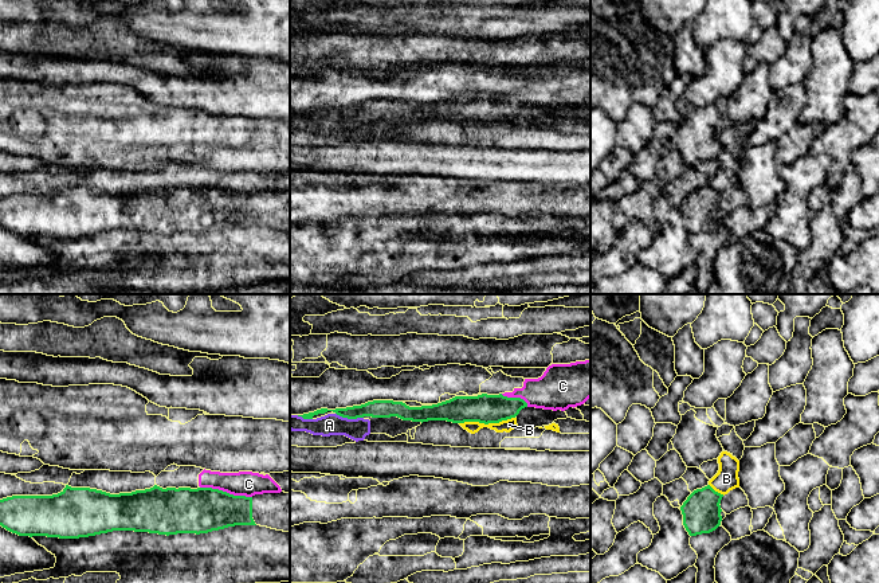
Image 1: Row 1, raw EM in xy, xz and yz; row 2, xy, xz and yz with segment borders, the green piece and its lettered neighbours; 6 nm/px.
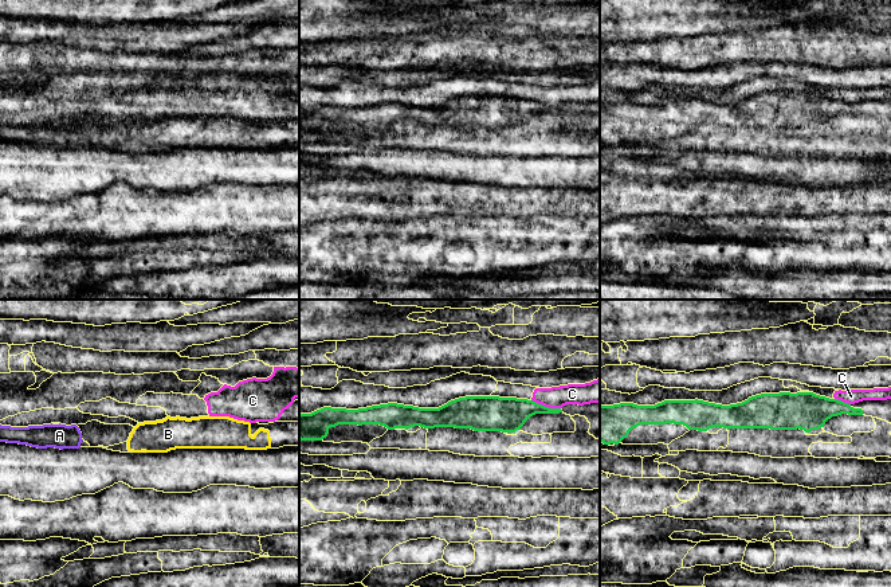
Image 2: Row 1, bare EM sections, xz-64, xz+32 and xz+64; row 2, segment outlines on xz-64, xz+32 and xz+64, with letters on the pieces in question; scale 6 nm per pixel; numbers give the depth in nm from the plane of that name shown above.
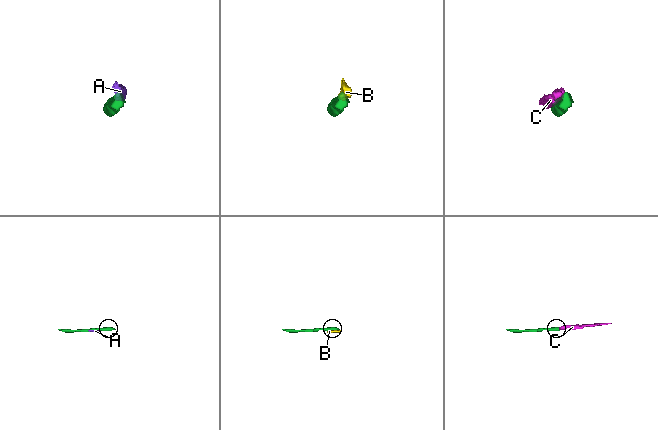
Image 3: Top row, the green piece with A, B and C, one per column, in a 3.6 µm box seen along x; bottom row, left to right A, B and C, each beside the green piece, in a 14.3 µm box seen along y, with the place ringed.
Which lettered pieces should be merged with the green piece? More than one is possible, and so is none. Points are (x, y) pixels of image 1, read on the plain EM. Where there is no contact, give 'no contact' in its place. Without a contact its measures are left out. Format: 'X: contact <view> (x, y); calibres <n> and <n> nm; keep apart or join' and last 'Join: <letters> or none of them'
A: contact xz (349, 117); calibres 110 and 130 nm; keep apart
B: contact xz (486, 122); calibres 180 and 70 nm; keep apart
C: contact xy (226, 191); calibres 280 and 150 nm; keep apart
Join: none of them

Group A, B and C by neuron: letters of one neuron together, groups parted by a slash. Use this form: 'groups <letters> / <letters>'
groups A B / C

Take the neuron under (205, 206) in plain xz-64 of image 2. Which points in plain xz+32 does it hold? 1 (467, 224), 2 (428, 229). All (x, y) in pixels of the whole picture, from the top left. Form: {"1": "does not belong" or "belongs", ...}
{"1": "does not belong", "2": "does not belong"}

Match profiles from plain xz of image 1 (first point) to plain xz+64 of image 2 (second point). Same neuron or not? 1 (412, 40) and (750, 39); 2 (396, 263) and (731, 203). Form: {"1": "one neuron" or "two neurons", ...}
{"1": "one neuron", "2": "two neurons"}

